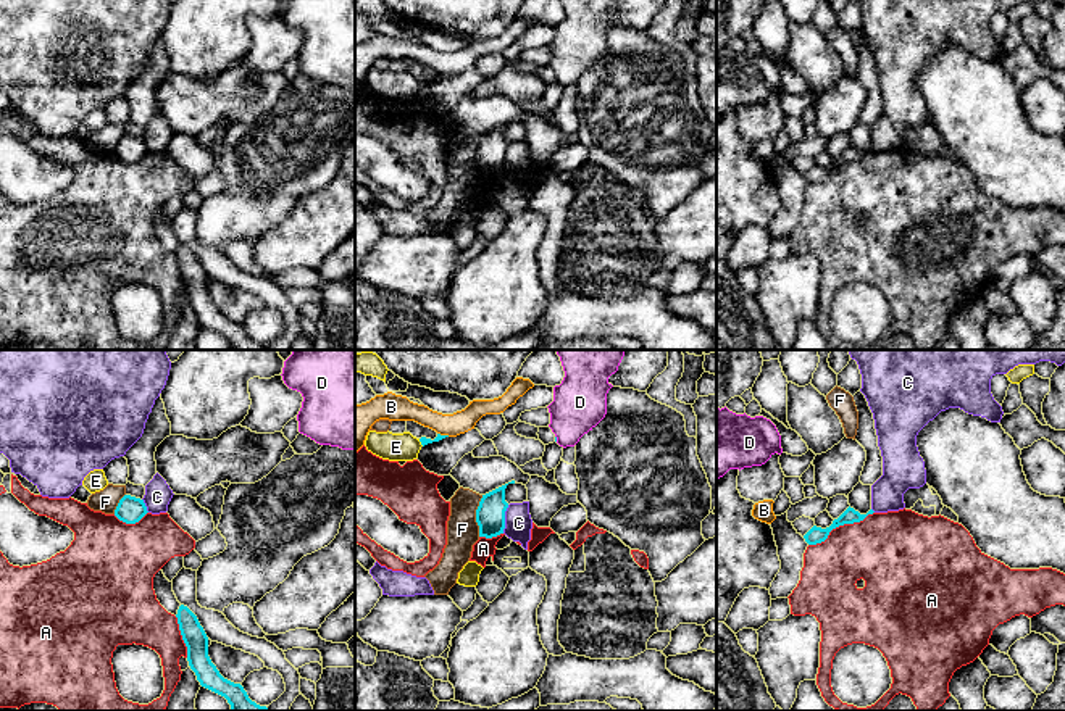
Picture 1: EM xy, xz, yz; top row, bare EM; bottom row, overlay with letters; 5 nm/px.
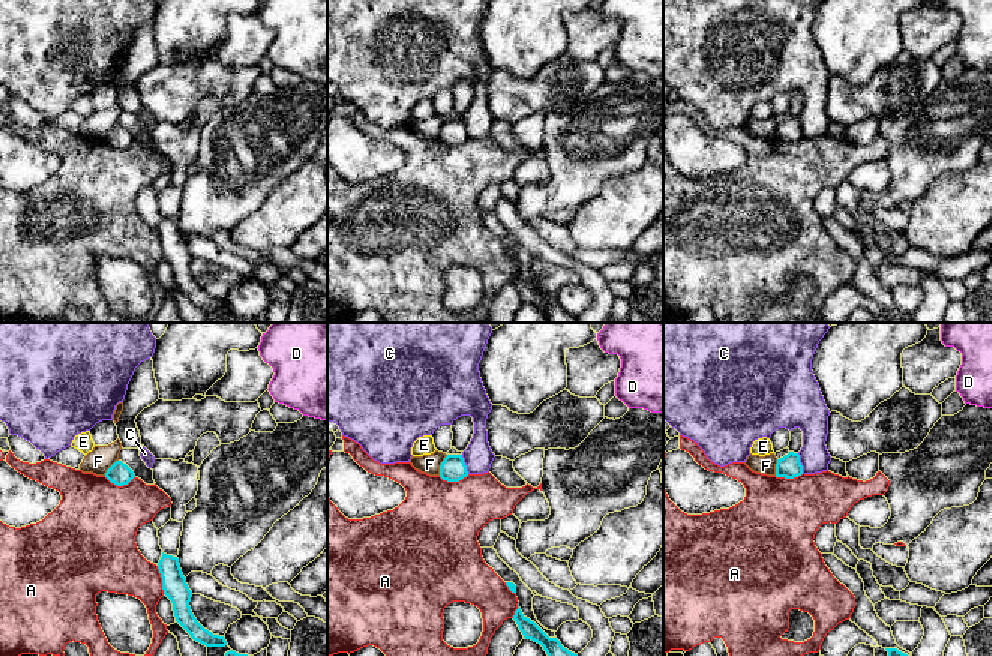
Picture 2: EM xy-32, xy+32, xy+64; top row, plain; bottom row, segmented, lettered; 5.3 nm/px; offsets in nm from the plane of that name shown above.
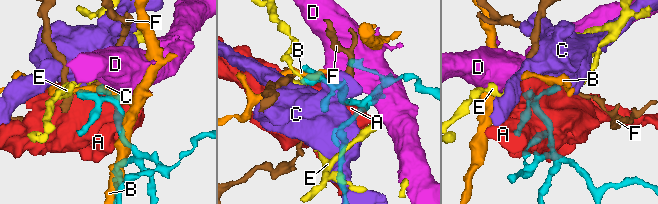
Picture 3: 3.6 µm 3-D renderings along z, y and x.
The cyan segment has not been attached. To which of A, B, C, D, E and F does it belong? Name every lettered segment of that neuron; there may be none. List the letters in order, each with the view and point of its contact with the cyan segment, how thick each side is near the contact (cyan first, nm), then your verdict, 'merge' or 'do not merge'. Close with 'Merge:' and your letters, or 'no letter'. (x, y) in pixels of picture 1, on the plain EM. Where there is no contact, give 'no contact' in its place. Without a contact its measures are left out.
A: yz (839, 163) | 80/360 nm | do not merge
B: xz (444, 74) | 40/110 nm | do not merge
C: xz (504, 158) | 140/140 nm | do not merge
D: xz (555, 78) | 20/280 nm | merge
E: xz (420, 79) | 40/140 nm | do not merge
F: xz (476, 155) | 140/160 nm | do not merge
Merge: D

